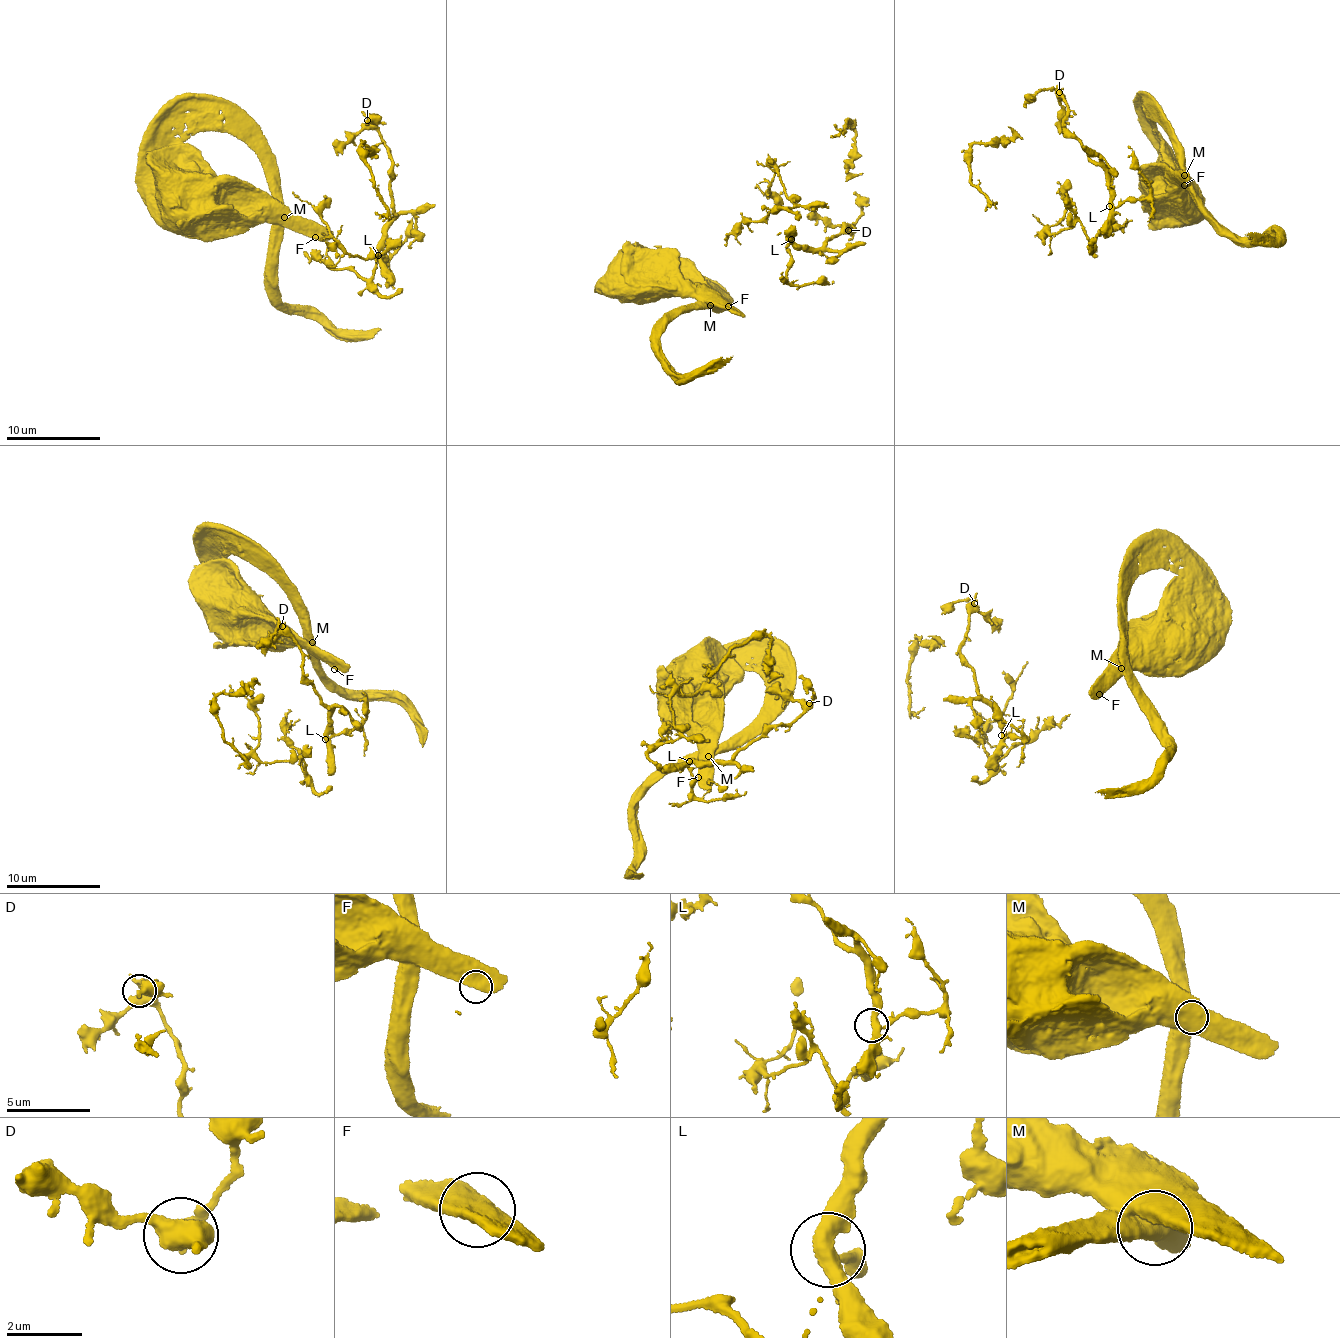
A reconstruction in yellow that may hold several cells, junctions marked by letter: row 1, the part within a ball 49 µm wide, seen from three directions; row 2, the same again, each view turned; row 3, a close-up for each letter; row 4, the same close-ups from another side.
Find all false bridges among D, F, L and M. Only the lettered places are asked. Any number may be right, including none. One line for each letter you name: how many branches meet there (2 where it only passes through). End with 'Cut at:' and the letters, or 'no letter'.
Cut at: no letter

